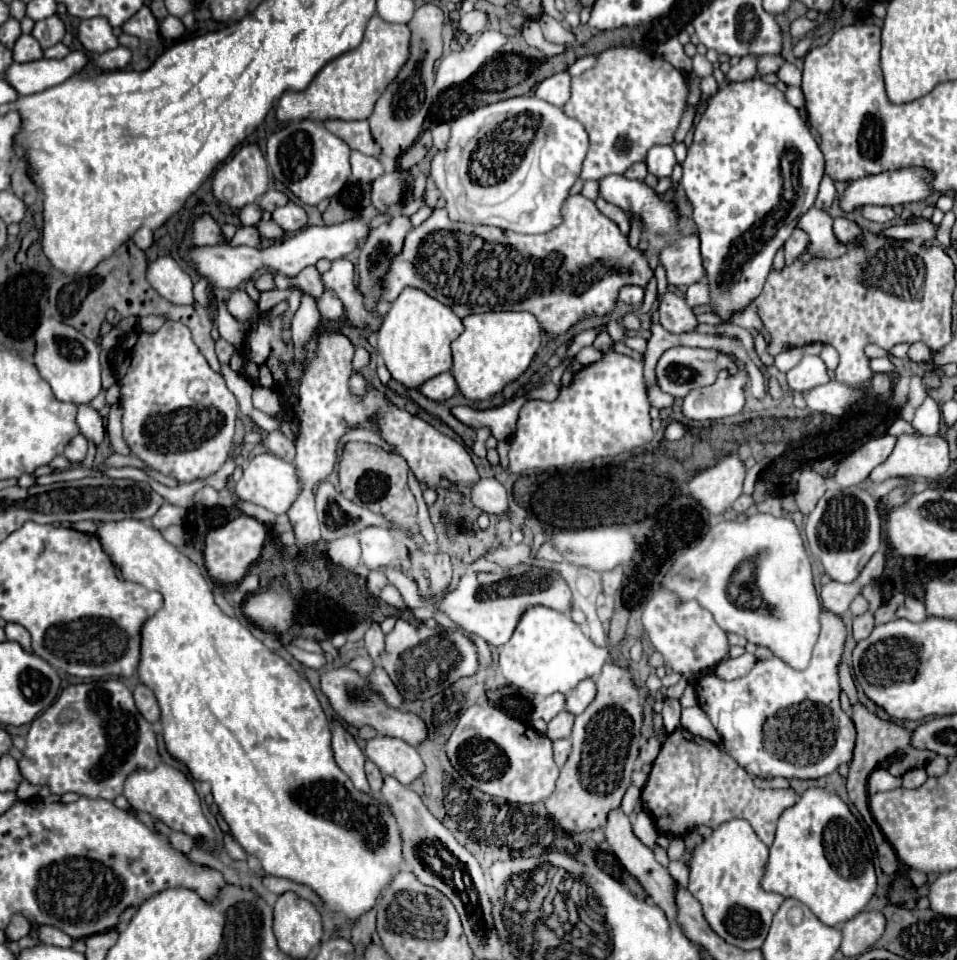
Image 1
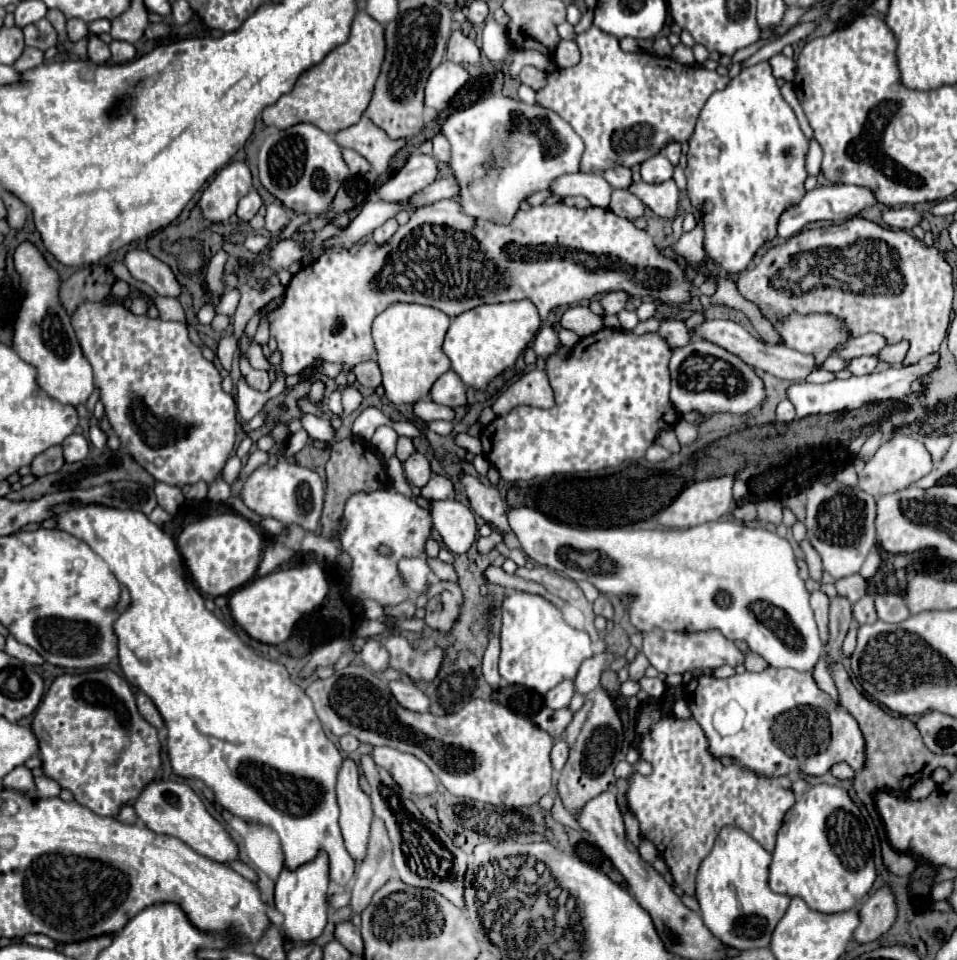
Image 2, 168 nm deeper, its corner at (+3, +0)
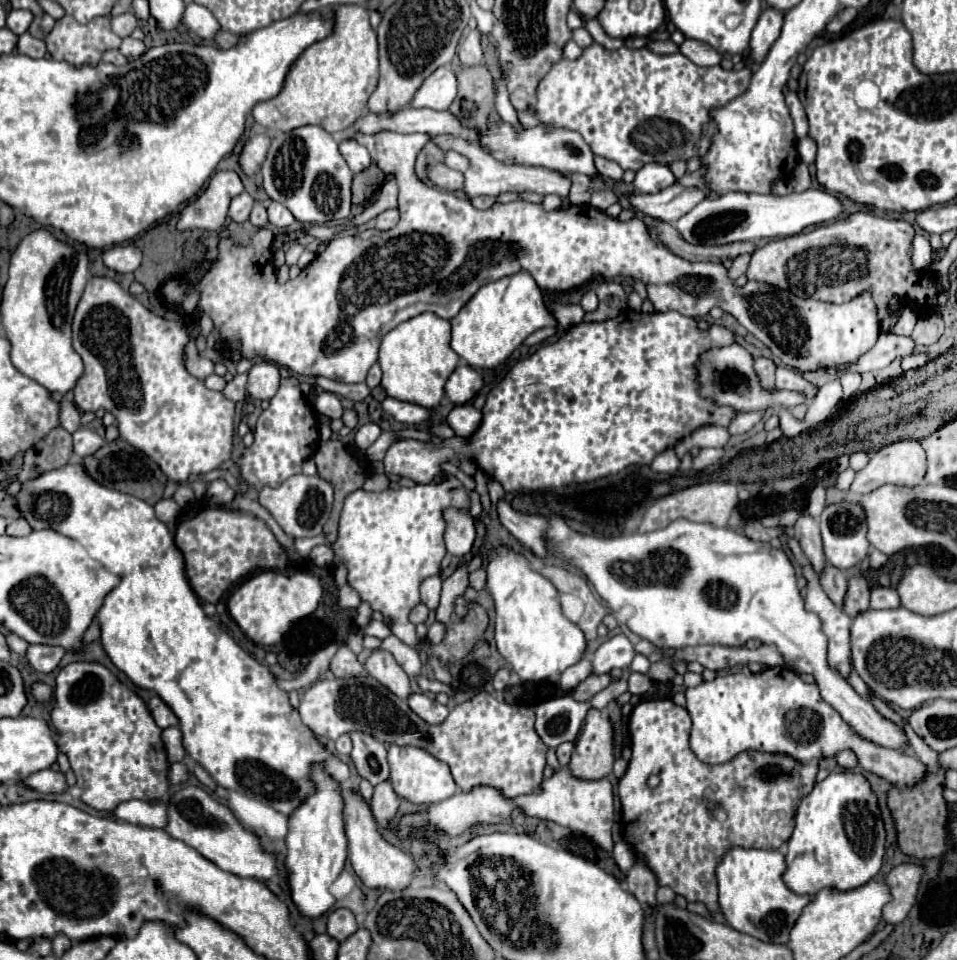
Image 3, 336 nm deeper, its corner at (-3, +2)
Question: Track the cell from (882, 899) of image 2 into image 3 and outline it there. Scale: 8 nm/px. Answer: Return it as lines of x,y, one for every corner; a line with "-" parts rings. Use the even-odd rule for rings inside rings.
903,863
891,869
887,885
893,891
893,901
883,907
885,923
901,923
915,905
919,883
925,875
925,863

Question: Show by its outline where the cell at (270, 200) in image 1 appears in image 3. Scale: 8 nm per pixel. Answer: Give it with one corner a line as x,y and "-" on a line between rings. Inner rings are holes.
243,191
241,195
237,195
237,197
231,199
231,205
229,205
229,217
231,217
233,221
237,221
237,223
247,221
253,203
255,203
253,197
251,197
247,191

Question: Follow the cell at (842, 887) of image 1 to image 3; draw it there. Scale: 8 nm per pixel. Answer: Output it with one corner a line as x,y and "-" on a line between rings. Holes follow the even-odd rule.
837,771
815,783
813,791
799,805
795,831
787,843
785,883
801,895
815,895
825,887
849,891
875,877
881,869
883,853
885,827
869,781
855,771

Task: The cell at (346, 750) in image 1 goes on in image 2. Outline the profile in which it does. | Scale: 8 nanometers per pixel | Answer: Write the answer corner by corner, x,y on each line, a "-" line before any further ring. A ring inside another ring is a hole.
345,757
337,775
337,797
339,797
339,825
345,839
345,847
351,857
359,863
367,849
369,827
373,821
373,809
369,795
359,787
359,765

